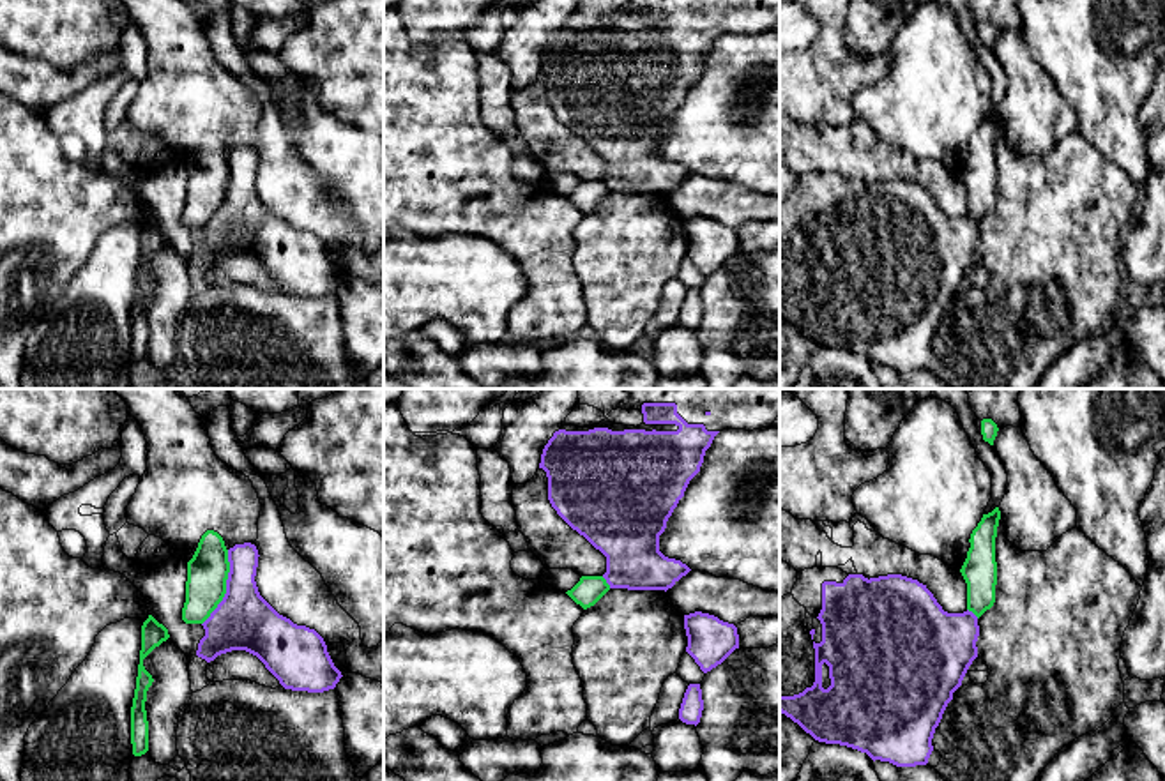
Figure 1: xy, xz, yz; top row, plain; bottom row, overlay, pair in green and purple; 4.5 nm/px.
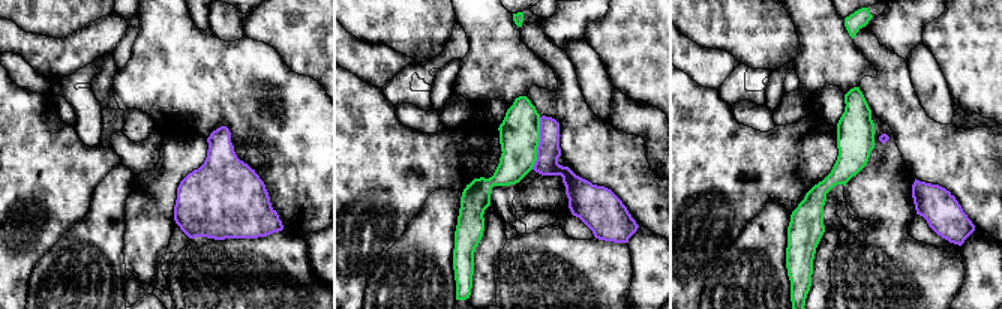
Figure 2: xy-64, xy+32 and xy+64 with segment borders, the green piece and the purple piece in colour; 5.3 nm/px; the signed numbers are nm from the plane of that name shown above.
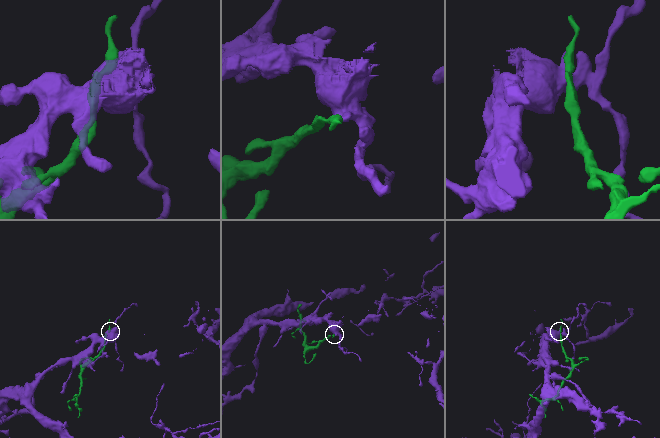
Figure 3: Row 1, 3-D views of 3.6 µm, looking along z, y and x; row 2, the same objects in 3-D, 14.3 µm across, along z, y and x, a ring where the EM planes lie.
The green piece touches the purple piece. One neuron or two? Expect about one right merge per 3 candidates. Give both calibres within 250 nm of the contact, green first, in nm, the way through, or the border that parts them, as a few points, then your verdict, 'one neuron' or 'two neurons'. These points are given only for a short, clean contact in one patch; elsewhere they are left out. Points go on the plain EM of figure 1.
190/280 nm | along xy (228, 154), (227, 197), (202, 228) | two neurons

